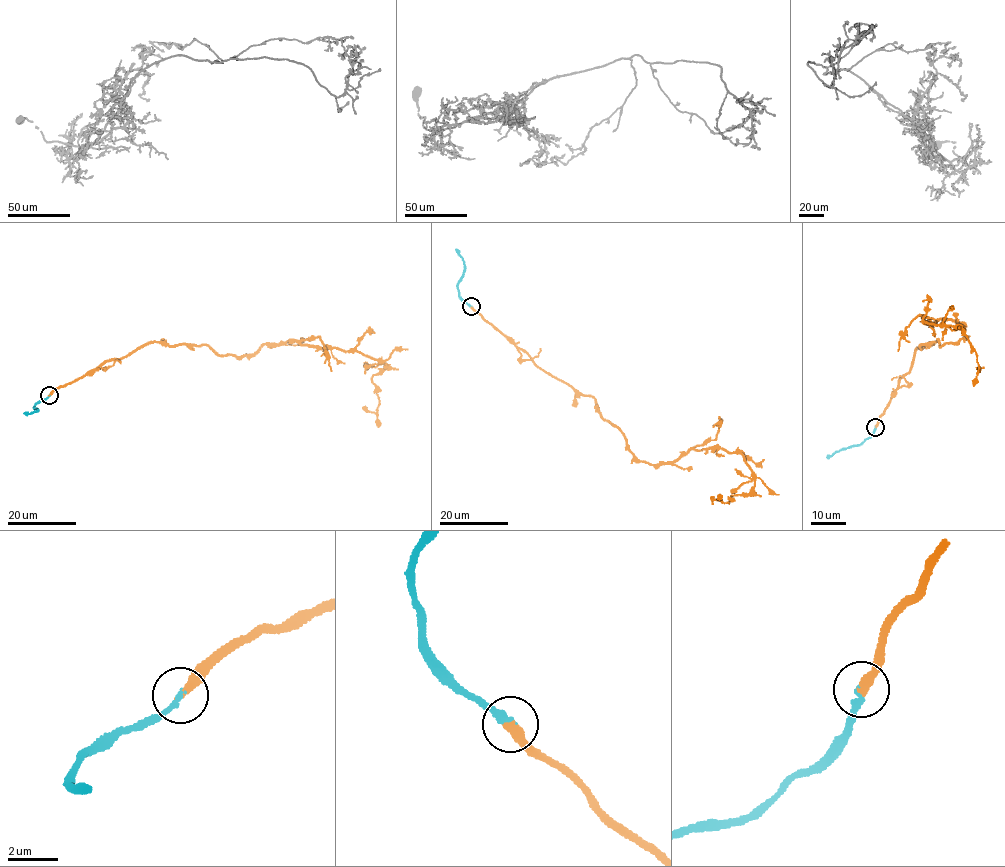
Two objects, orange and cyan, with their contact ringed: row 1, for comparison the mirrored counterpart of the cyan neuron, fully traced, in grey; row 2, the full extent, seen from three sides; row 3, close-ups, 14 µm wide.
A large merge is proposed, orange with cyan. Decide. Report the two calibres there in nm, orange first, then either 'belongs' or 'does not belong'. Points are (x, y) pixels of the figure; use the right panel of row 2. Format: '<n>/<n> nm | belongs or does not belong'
360/200 nm | belongs

